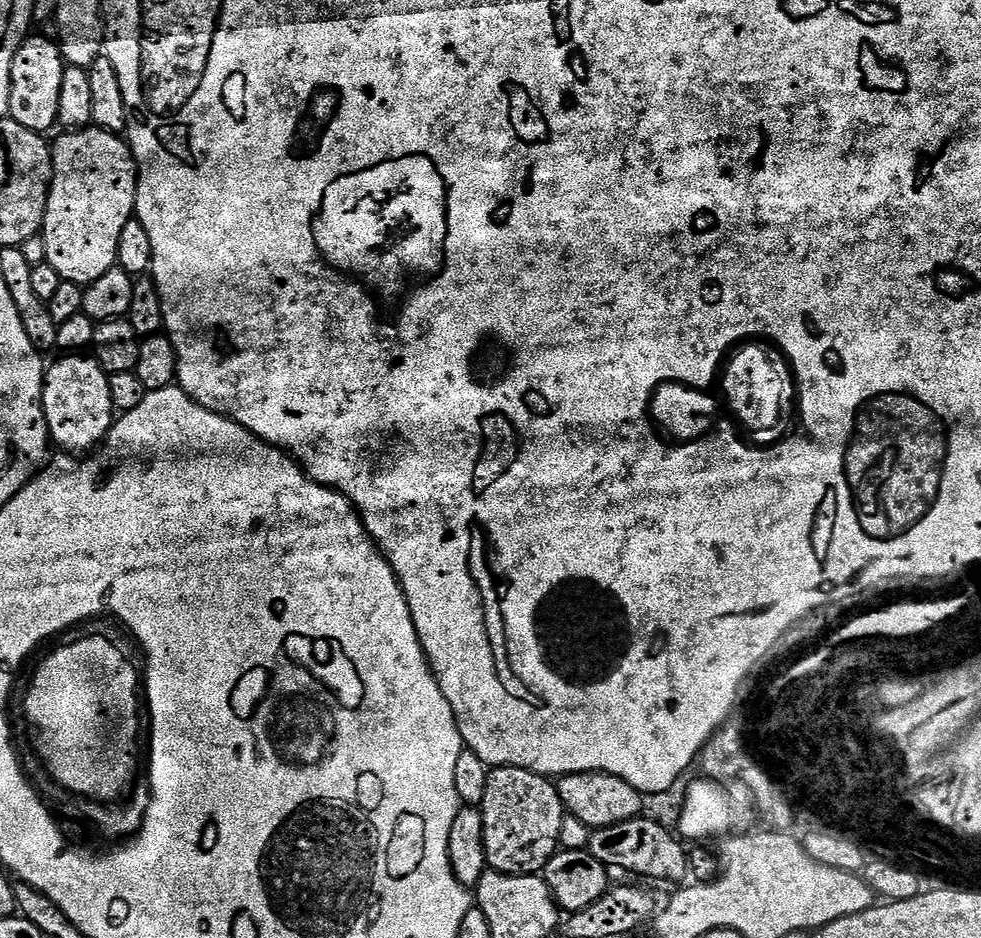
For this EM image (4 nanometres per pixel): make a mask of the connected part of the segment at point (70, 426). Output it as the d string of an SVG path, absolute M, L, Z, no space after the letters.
M64 354L59 358L47 365L44 374L44 417L48 420L48 434L51 443L60 447L57 449L84 454L103 441L114 423L109 373L88 354Z

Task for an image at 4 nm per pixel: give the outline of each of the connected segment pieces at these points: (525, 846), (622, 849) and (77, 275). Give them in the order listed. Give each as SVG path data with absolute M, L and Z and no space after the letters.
M494 768L488 773L486 798L478 807L484 823L488 868L507 876L543 873L550 858L561 847L560 835L566 819L555 783L530 770Z
M641 814L614 826L595 829L588 837L586 848L609 870L621 868L624 872L633 872L636 878L649 876L652 880L673 880L676 886L684 886L689 883L688 852L683 848L685 845L671 834L667 827Z
M89 126L59 134L51 145L52 189L42 229L46 263L58 270L61 280L87 286L117 267L118 240L136 211L136 159L127 139L105 128Z

